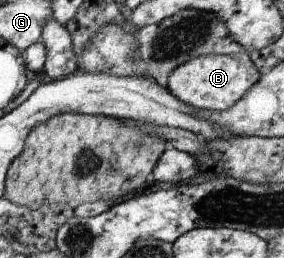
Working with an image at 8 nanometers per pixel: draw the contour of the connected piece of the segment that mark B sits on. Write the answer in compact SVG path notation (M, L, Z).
M246 52L215 55L201 54L171 72L166 86L179 100L192 107L208 110L227 110L237 103L261 78L264 70L258 69Z

